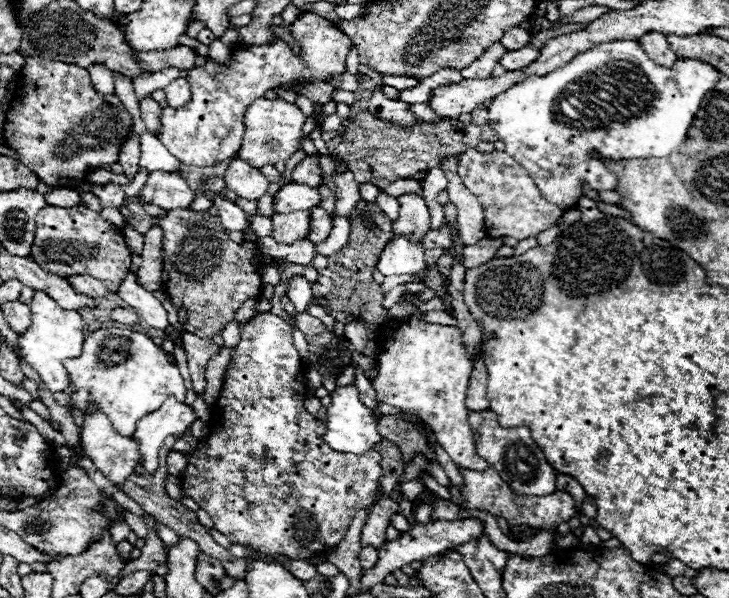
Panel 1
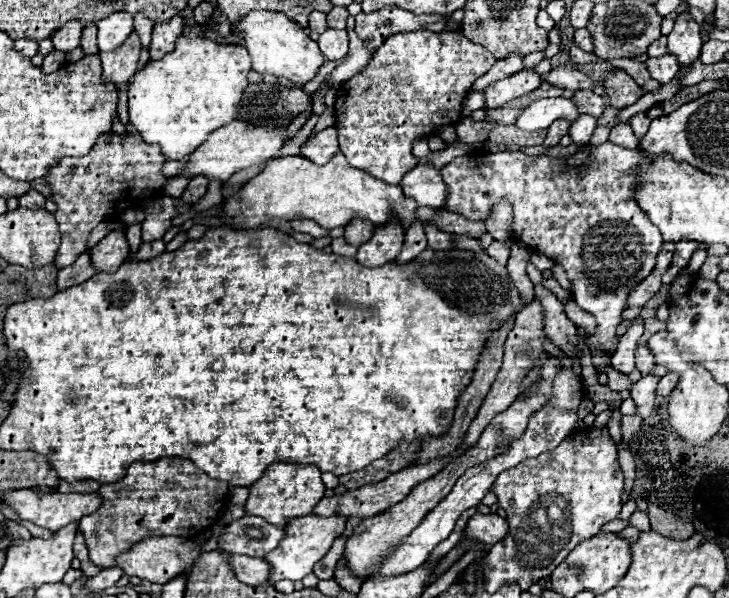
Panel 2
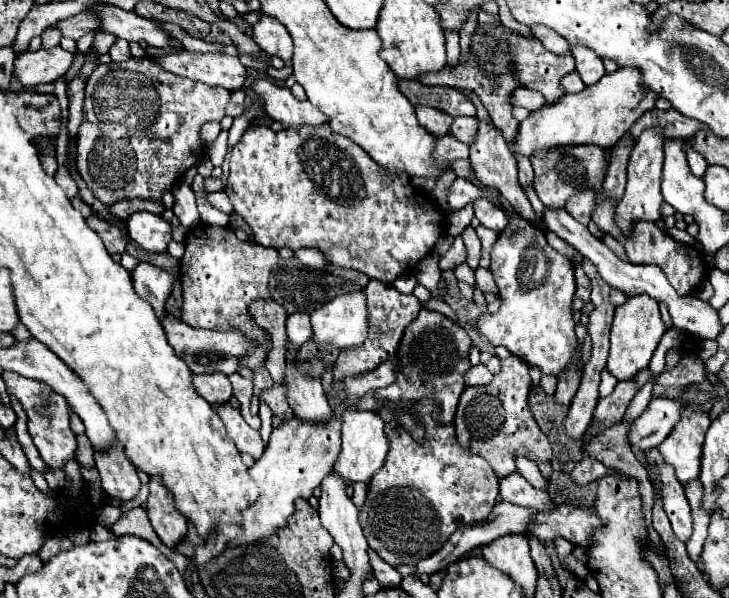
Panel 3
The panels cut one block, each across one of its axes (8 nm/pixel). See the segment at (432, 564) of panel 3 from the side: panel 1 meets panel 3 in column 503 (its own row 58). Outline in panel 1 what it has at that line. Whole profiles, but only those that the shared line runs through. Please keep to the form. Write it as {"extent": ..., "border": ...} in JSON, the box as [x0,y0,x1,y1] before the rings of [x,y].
{"extent":[500,46,538,70],"border":[[[526,46],[524,50],[516,50],[516,52],[506,52],[504,58],[500,58],[500,64],[506,68],[506,70],[520,70],[528,64],[532,64],[538,56],[538,50],[532,48],[532,46]]]}

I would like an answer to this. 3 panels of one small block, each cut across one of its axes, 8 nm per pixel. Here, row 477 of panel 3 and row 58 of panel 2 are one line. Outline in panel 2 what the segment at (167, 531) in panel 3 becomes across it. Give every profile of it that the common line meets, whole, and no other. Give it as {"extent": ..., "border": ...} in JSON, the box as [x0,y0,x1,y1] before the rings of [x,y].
{"extent":[150,14,184,60],"border":[[[176,14],[166,22],[156,24],[152,32],[152,42],[150,42],[150,58],[158,60],[168,52],[172,52],[176,38],[182,36],[182,28],[184,28],[184,18],[180,14]]]}

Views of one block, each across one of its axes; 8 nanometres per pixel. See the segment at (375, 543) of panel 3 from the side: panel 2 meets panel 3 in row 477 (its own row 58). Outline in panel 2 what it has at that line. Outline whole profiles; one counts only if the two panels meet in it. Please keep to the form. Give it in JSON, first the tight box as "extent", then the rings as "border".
{"extent":[336,30,496,184],"border":[[[414,30],[390,36],[372,56],[370,64],[354,78],[340,84],[336,94],[336,130],[340,138],[340,150],[348,158],[350,166],[388,182],[398,184],[406,172],[410,172],[418,158],[412,156],[412,144],[418,138],[426,138],[444,126],[456,126],[460,122],[462,102],[470,92],[476,78],[486,74],[494,66],[496,58],[484,46],[470,42],[460,32],[430,32]]]}

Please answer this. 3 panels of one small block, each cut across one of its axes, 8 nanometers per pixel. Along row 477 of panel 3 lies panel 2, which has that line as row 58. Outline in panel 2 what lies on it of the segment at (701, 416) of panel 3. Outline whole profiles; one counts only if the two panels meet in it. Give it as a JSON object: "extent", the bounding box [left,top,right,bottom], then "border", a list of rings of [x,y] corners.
{"extent":[668,12,700,66],"border":[[[688,12],[678,14],[674,30],[668,34],[668,50],[678,58],[680,66],[688,66],[700,58],[700,24]]]}

